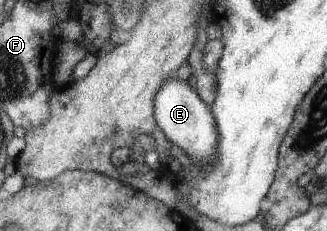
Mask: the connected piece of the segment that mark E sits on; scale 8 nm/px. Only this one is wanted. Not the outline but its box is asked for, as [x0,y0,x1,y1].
[154,76,218,167]

